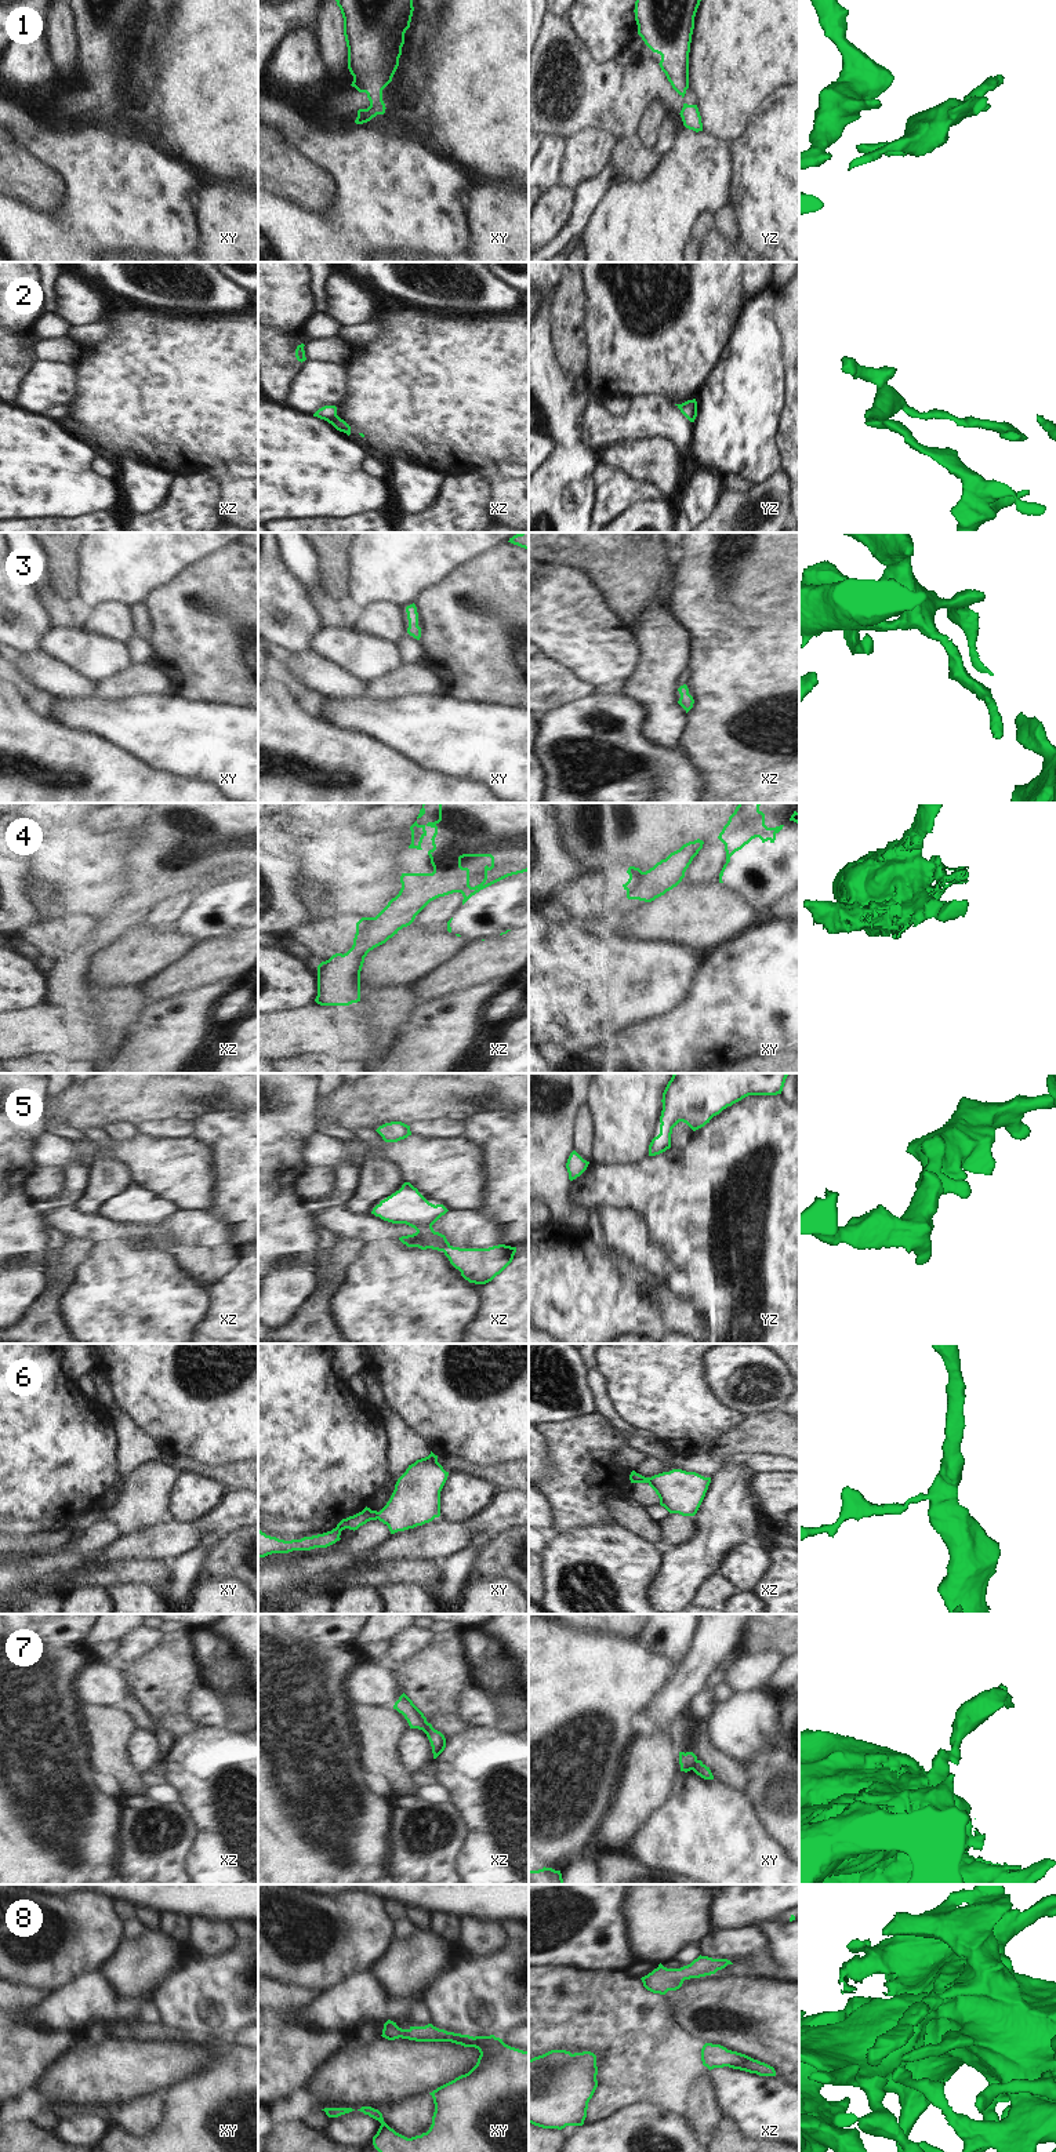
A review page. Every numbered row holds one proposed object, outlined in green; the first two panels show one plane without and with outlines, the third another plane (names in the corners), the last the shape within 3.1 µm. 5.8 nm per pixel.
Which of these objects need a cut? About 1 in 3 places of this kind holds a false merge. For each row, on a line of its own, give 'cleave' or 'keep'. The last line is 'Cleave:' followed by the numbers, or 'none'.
1: keep
2: keep
3: keep
4: keep
5: keep
6: keep
7: keep
8: keep
Cleave: none

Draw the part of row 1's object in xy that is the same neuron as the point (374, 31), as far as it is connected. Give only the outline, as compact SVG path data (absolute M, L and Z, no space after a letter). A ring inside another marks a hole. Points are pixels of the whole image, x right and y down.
M335 0L344 18L344 36L348 47L348 69L353 76L352 87L366 92L367 109L359 109L356 124L370 121L385 113L382 90L392 81L399 66L404 33L413 17L413 0Z

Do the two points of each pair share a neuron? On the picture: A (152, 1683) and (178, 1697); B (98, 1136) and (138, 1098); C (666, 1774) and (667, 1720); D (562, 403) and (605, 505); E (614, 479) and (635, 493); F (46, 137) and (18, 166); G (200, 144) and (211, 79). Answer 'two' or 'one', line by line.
A: one
B: two
C: two
D: two
E: one
F: two
G: one

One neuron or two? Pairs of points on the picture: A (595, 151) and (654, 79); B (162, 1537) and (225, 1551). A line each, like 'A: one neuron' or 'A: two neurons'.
A: two neurons
B: two neurons

